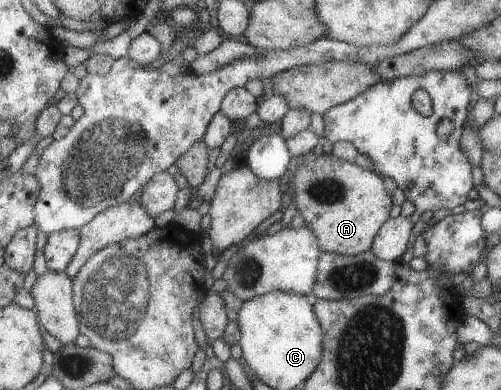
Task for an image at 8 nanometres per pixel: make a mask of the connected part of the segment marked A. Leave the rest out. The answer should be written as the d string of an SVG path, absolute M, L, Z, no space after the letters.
M308 152L289 182L288 194L296 200L293 211L299 213L308 229L315 233L321 253L332 252L355 256L370 250L371 241L376 238L380 228L388 222L391 197L385 193L383 181L375 173L361 169L353 161L343 161L334 156L328 159L323 153L316 157Z

